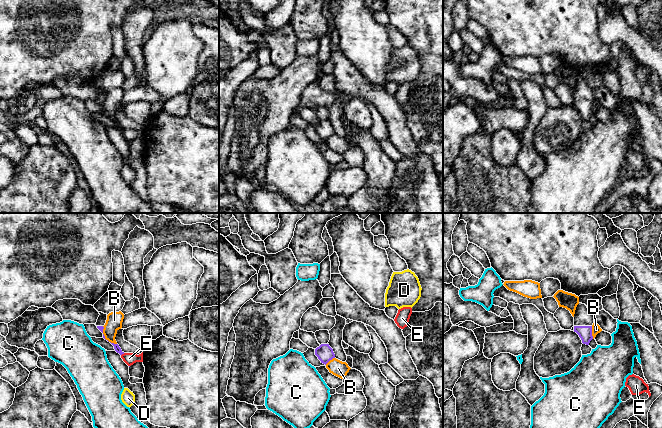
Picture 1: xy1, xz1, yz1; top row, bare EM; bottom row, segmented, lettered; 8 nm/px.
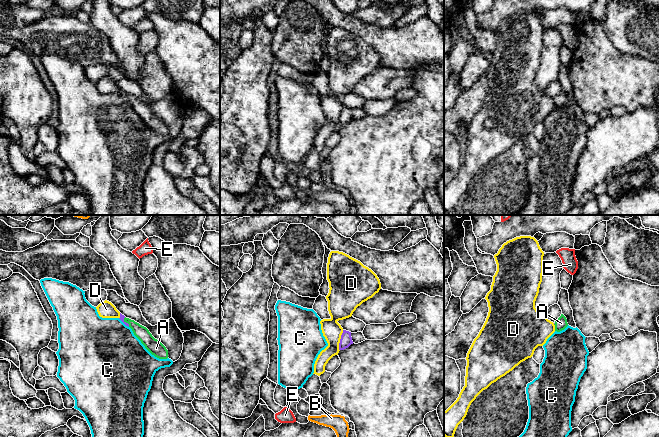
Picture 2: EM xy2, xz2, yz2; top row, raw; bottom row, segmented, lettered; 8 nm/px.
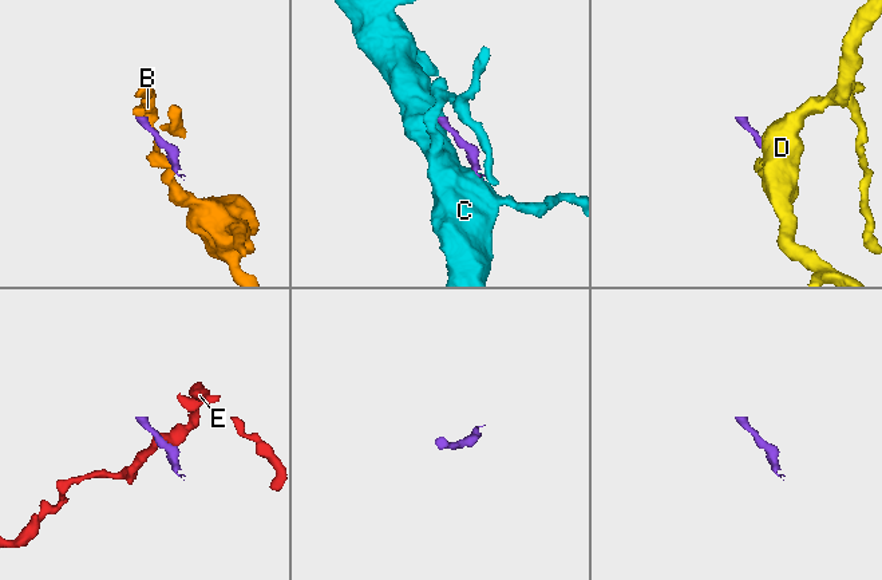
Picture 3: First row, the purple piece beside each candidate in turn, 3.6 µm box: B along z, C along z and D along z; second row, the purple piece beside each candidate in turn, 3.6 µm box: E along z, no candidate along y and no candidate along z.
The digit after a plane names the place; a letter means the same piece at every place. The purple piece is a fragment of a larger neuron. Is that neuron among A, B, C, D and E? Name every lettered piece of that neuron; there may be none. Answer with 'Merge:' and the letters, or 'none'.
Merge: A

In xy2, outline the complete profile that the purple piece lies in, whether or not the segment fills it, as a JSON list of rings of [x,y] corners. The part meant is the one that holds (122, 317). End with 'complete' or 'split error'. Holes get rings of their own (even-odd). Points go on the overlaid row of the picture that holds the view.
[[[120,313],[119,318],[126,326],[130,327],[134,333],[134,335],[141,341],[141,343],[145,346],[145,348],[155,357],[159,359],[167,359],[168,358],[168,350],[166,347],[155,339],[149,330],[140,325],[139,323],[126,318],[124,315]]] | split error

